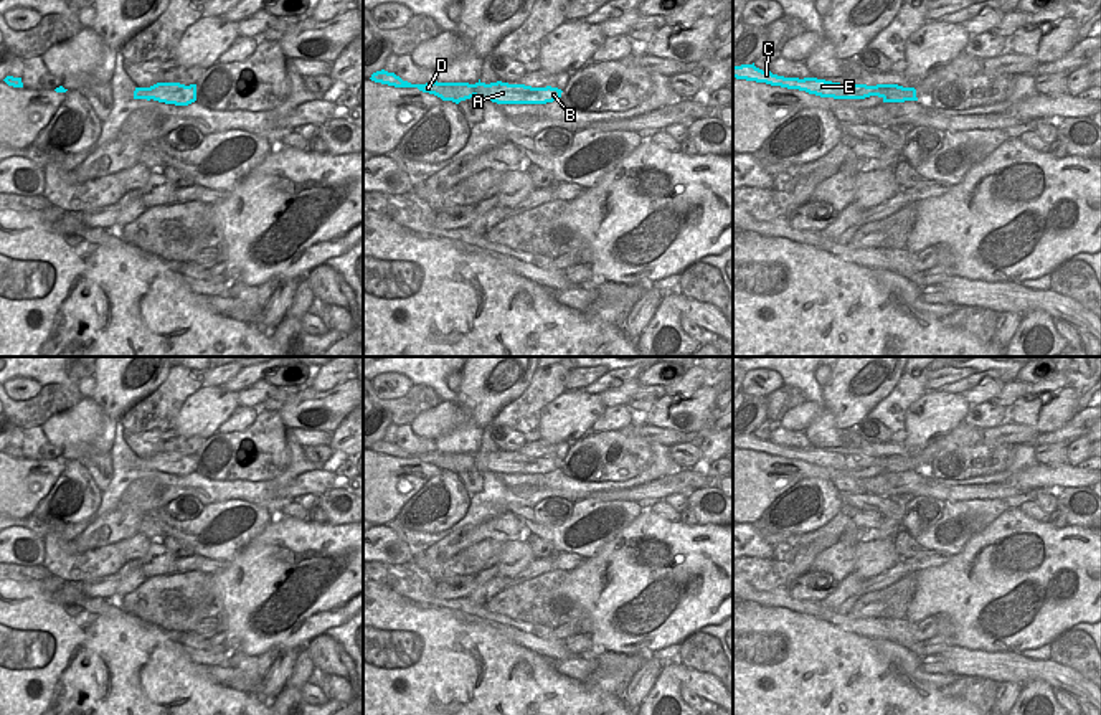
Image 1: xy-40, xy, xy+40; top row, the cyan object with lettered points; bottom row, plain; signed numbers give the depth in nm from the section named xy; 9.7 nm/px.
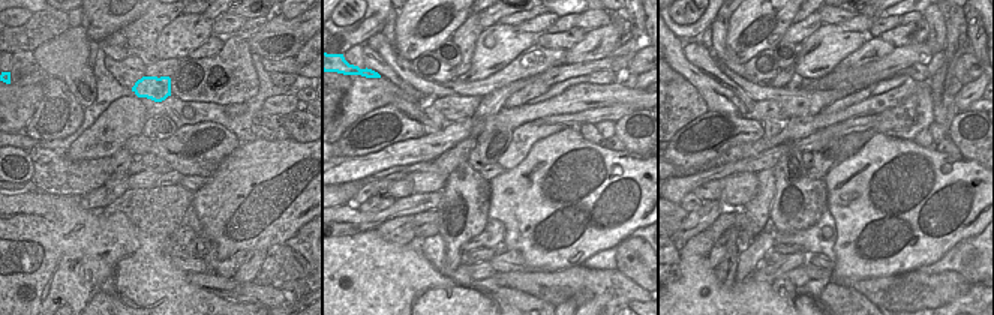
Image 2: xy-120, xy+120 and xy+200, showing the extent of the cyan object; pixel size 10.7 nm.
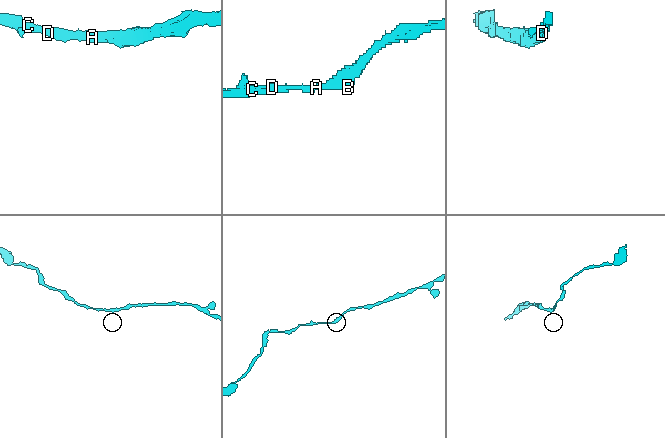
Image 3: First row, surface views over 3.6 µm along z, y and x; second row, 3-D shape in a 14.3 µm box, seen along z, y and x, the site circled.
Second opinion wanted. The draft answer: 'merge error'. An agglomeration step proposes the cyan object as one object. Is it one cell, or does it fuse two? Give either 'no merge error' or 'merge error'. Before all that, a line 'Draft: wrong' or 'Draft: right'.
Draft: wrong
no merge error

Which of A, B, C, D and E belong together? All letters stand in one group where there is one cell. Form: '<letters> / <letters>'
A B C D E

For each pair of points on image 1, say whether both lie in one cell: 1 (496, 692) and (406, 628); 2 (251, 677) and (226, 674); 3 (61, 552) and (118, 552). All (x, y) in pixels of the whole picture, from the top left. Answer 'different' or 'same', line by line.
1: same
2: different
3: same

